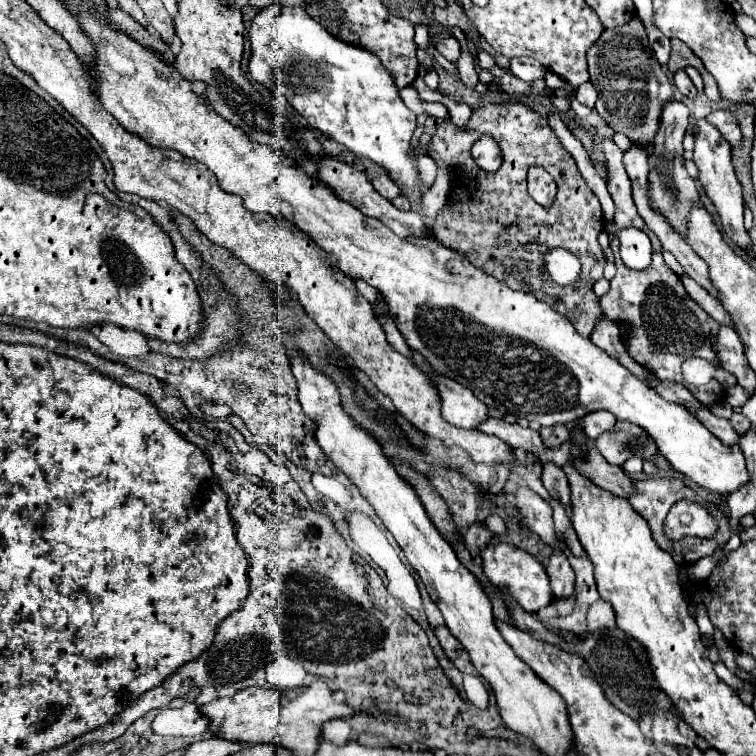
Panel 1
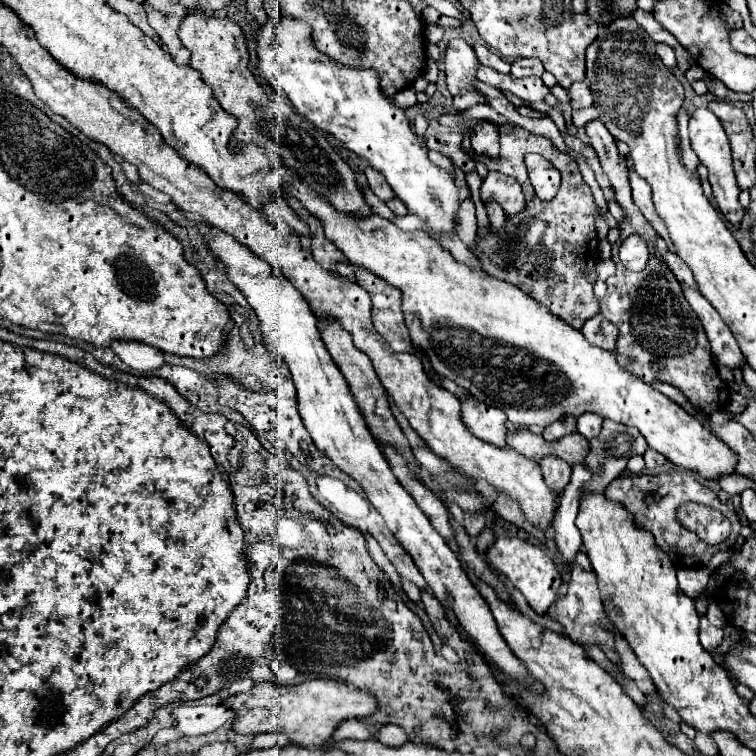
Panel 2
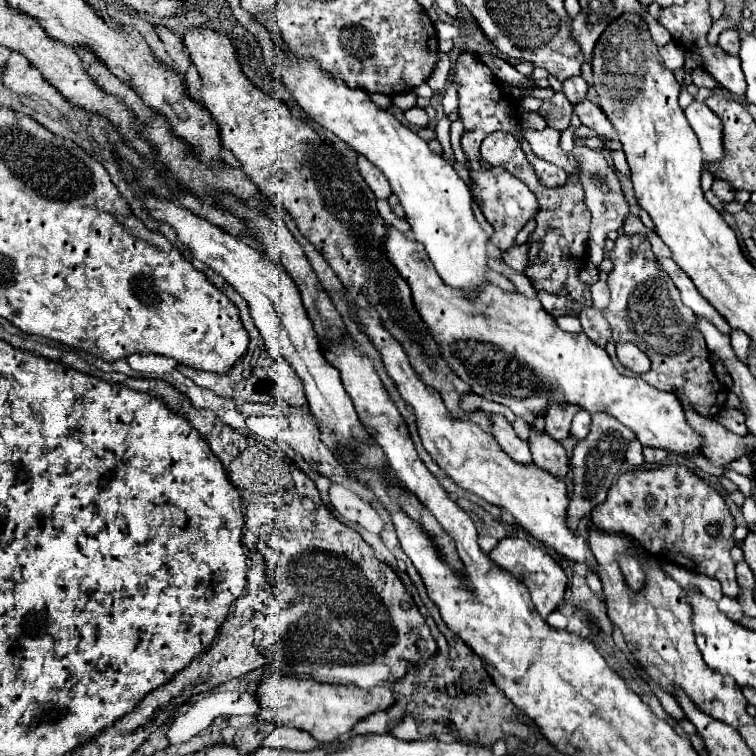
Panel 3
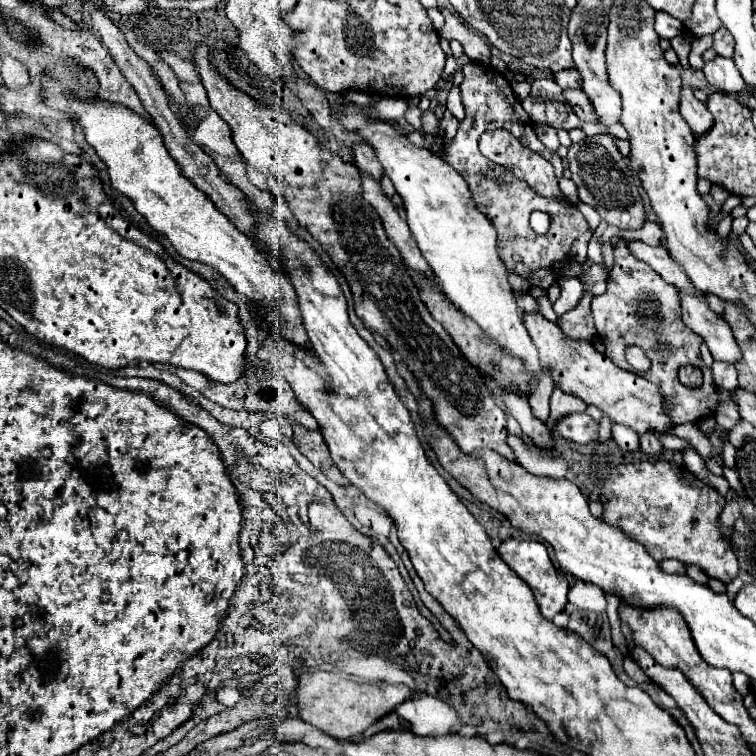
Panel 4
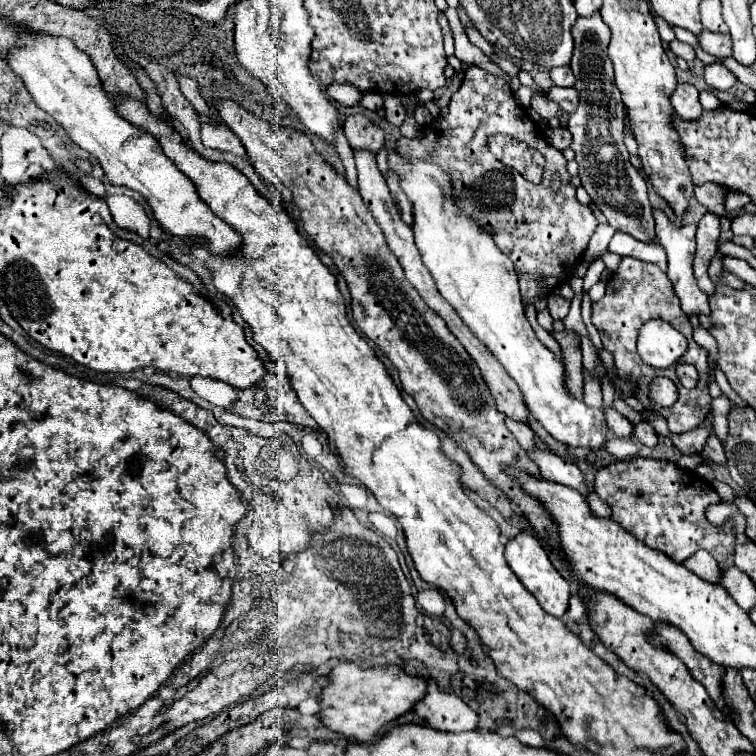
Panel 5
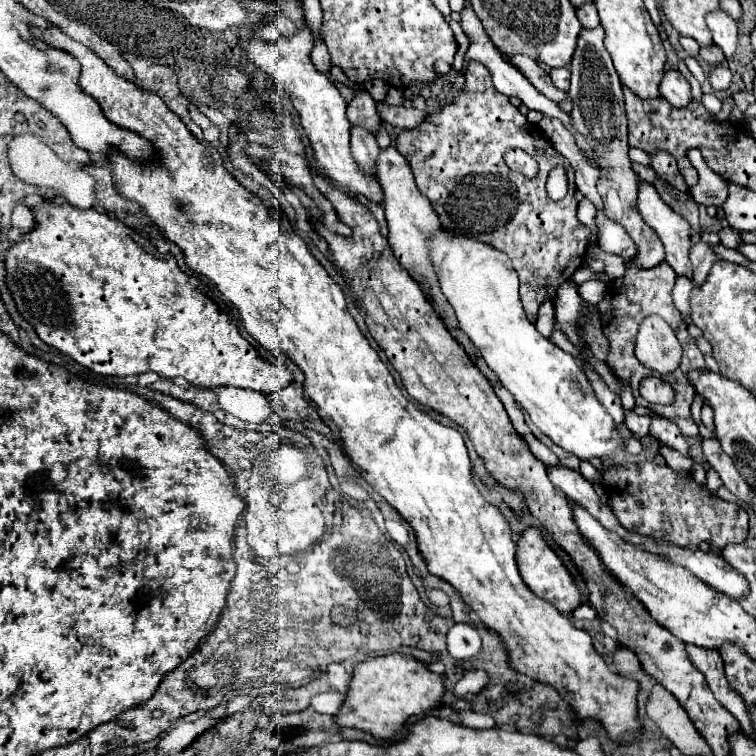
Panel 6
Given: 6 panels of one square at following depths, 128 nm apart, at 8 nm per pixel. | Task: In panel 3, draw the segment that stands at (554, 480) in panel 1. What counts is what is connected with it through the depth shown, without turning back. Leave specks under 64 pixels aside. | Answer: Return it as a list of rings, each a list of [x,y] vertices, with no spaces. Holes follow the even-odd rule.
[[[530,426],[530,452],[534,458],[534,464],[540,466],[542,470],[550,472],[552,476],[560,476],[564,478],[568,474],[568,456],[562,448],[560,442],[552,440],[546,432],[538,432],[534,430],[534,426]]]

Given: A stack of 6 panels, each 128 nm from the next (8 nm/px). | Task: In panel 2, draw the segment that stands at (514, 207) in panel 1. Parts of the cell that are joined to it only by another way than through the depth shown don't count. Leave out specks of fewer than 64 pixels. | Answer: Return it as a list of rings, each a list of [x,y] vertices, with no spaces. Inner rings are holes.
[[[506,124],[506,126],[500,126],[500,158],[488,158],[488,156],[474,155],[474,158],[480,162],[486,164],[488,170],[496,170],[496,172],[504,172],[506,176],[512,176],[516,178],[522,188],[524,188],[524,194],[528,198],[528,208],[516,216],[516,218],[508,218],[506,220],[506,230],[502,236],[496,236],[492,230],[488,232],[486,238],[476,238],[478,240],[478,260],[484,264],[486,272],[494,278],[500,278],[500,280],[506,280],[510,284],[516,284],[522,292],[530,294],[532,298],[540,300],[554,316],[562,318],[566,324],[570,324],[572,328],[582,328],[582,324],[596,316],[600,312],[598,308],[598,300],[594,298],[594,292],[592,292],[592,286],[596,282],[596,262],[600,260],[600,254],[598,254],[598,240],[596,240],[596,226],[594,226],[594,220],[592,220],[592,212],[596,212],[596,204],[594,204],[594,198],[592,198],[592,192],[588,188],[588,184],[584,182],[582,174],[580,174],[580,168],[578,164],[574,162],[565,152],[559,151],[548,138],[542,138],[542,136],[536,136],[532,132],[526,132],[524,128],[520,126],[512,126],[512,124]],[[528,153],[536,153],[544,156],[555,168],[557,168],[561,174],[561,184],[558,190],[558,196],[550,202],[544,202],[536,196],[532,184],[530,184],[530,178],[528,178],[528,172],[526,172],[526,166],[524,166],[524,156]]]

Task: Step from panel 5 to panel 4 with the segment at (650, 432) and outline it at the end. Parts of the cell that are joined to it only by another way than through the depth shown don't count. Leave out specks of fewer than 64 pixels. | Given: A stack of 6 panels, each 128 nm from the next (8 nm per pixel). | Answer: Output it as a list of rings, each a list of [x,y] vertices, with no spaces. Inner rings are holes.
[[[648,432],[640,436],[640,448],[646,454],[658,454],[658,452],[662,452],[662,446],[660,446],[658,438],[654,434],[648,434]]]

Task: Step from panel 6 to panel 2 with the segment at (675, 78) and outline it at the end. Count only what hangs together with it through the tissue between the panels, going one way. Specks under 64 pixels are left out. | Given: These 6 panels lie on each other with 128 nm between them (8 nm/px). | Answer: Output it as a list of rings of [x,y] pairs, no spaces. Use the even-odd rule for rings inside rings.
[[[698,108],[694,110],[694,114],[690,116],[690,142],[692,142],[692,150],[696,152],[696,156],[700,158],[700,162],[708,168],[708,180],[712,184],[712,192],[714,192],[714,200],[720,206],[722,214],[738,228],[740,220],[744,216],[744,208],[738,202],[738,194],[740,188],[736,184],[734,178],[734,170],[732,170],[732,158],[730,158],[730,144],[726,138],[726,132],[720,124],[720,120],[708,110],[708,108]]]

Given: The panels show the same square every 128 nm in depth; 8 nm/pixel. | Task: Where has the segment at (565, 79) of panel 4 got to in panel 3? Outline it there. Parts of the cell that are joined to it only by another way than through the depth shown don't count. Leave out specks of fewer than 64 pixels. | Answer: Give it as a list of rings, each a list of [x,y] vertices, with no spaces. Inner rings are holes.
[[[572,76],[572,78],[568,78],[568,80],[562,82],[562,92],[566,94],[566,98],[572,104],[576,104],[576,102],[580,102],[580,100],[586,98],[588,84],[586,84],[586,80],[582,76]]]

